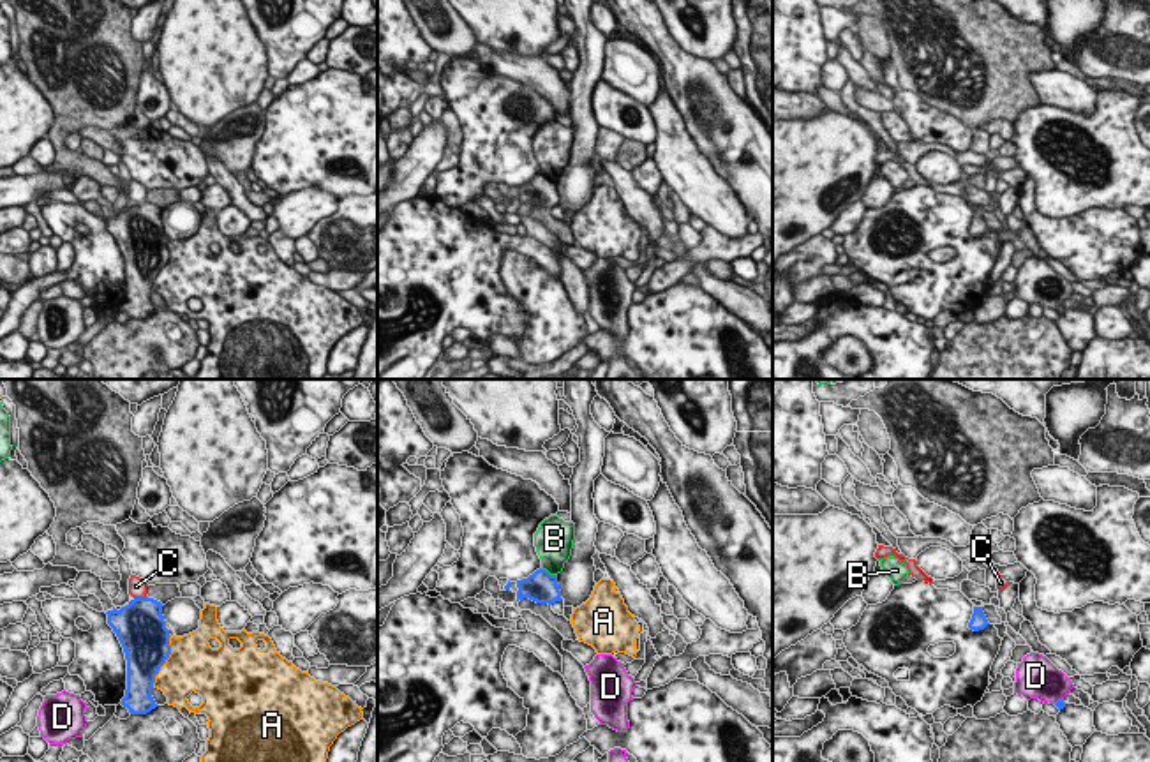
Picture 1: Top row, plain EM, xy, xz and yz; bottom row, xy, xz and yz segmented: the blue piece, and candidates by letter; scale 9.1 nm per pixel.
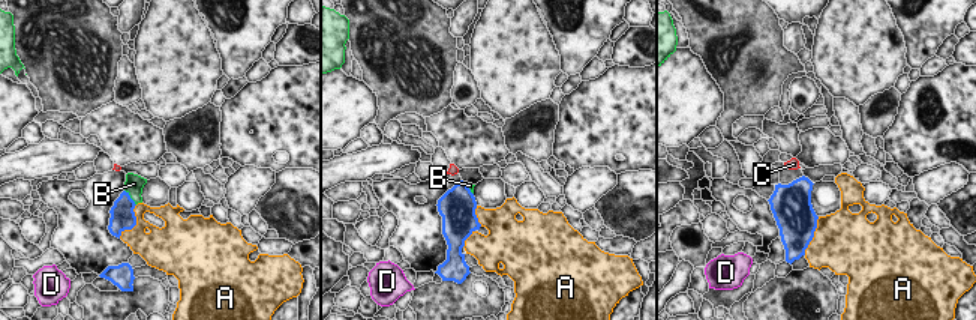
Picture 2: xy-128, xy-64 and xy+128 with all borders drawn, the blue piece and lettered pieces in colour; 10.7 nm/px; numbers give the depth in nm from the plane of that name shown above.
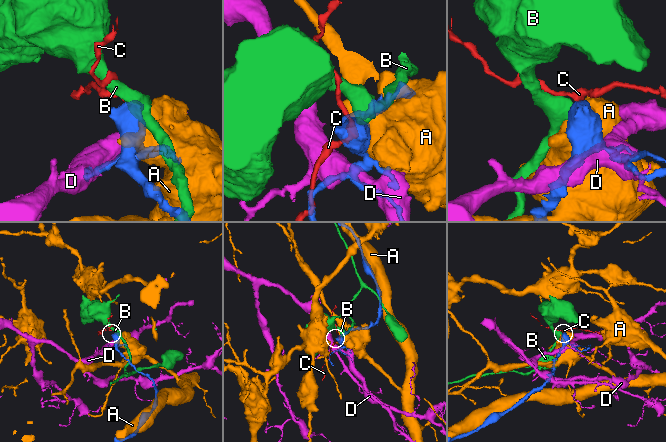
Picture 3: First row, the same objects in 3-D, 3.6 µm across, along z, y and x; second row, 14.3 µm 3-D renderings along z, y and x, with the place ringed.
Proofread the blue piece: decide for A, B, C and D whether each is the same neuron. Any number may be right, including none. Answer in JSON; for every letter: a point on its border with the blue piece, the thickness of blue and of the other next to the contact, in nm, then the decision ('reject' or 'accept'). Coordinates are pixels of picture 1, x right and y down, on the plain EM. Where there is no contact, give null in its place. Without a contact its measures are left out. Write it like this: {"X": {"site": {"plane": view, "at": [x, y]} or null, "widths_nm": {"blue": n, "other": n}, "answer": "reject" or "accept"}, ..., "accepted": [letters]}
{"A": {"site": {"plane": "xy", "at": [166, 263]}, "widths_nm": {"blue": 440, "other": 480}, "answer": "reject"}, "B": {"site": {"plane": "xz", "at": [547, 177]}, "widths_nm": {"blue": 280, "other": 320}, "answer": "reject"}, "C": {"site": {"plane": "xy", "at": [140, 203]}, "widths_nm": {"blue": 440, "other": 160}, "answer": "reject"}, "D": {"site": {"plane": "yz", "at": [1059, 306]}, "widths_nm": {"blue": 90, "other": 360}, "answer": "reject"}, "accepted": []}

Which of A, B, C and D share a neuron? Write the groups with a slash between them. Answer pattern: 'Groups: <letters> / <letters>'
Groups: A / B / C / D.

